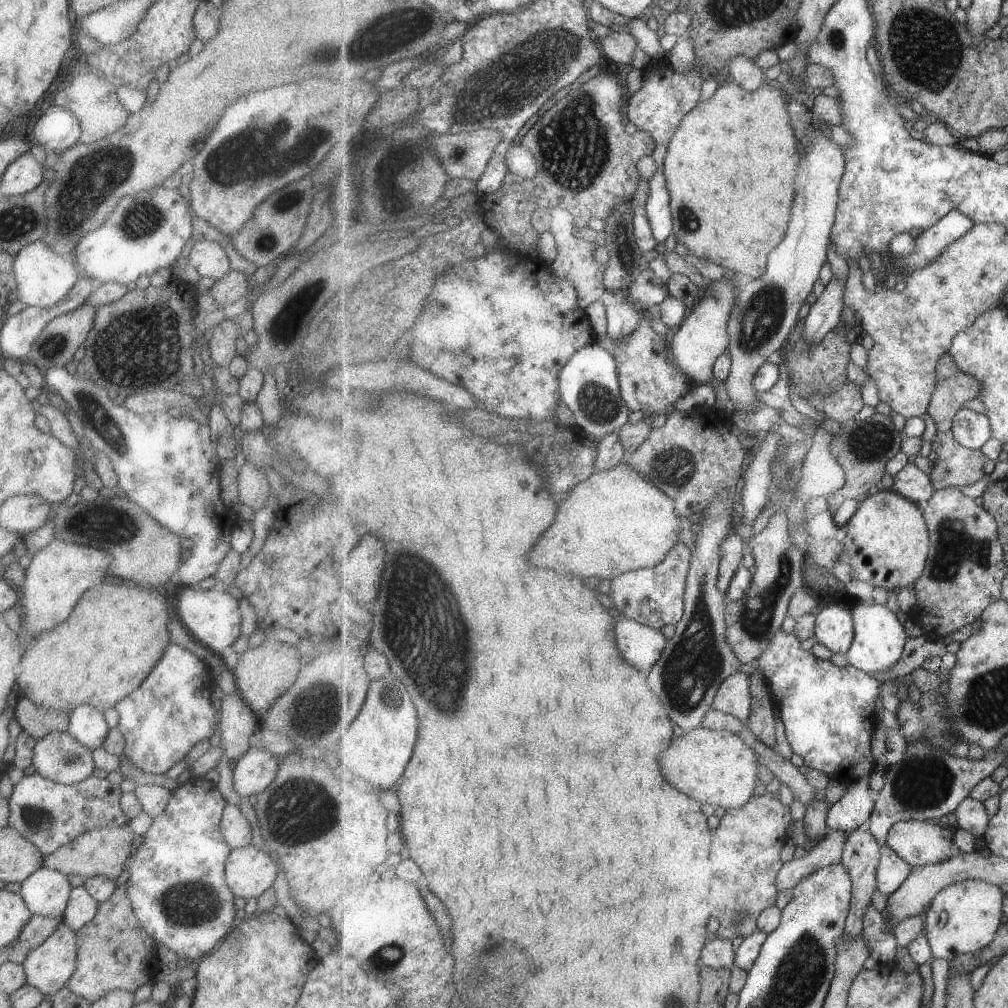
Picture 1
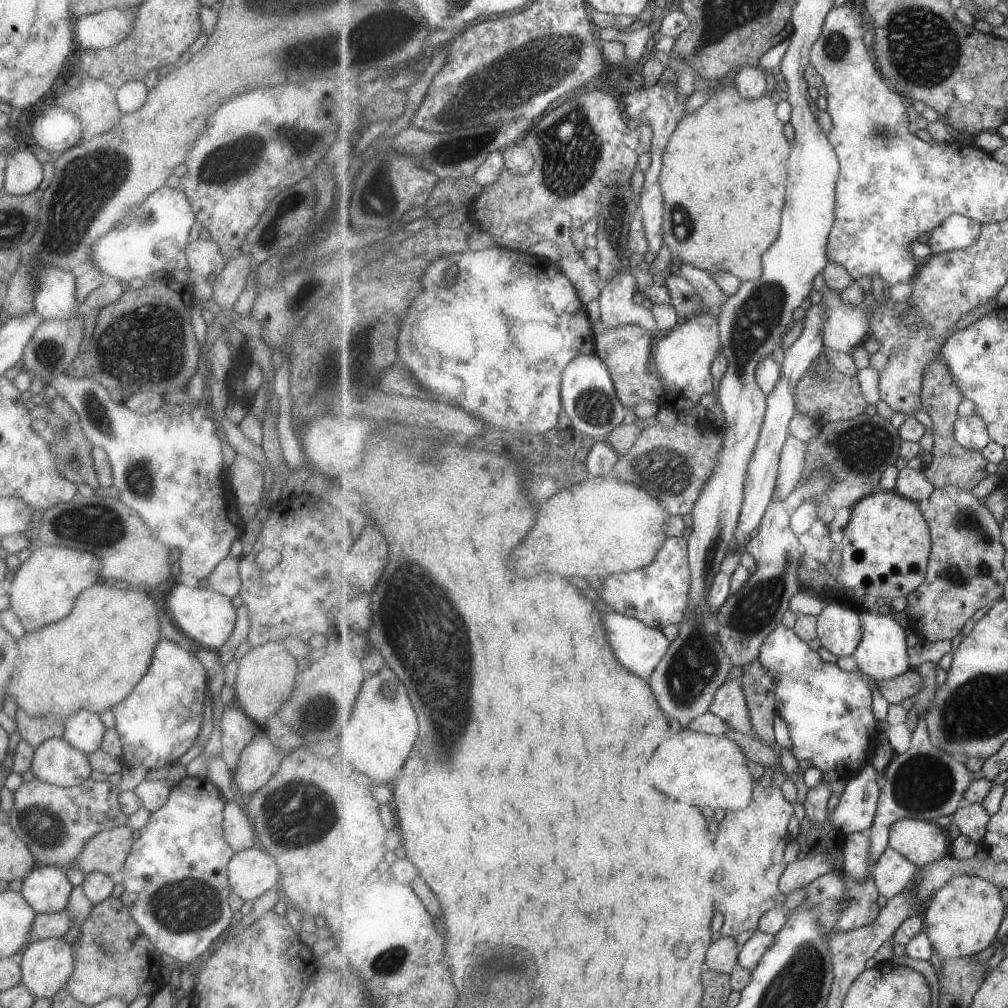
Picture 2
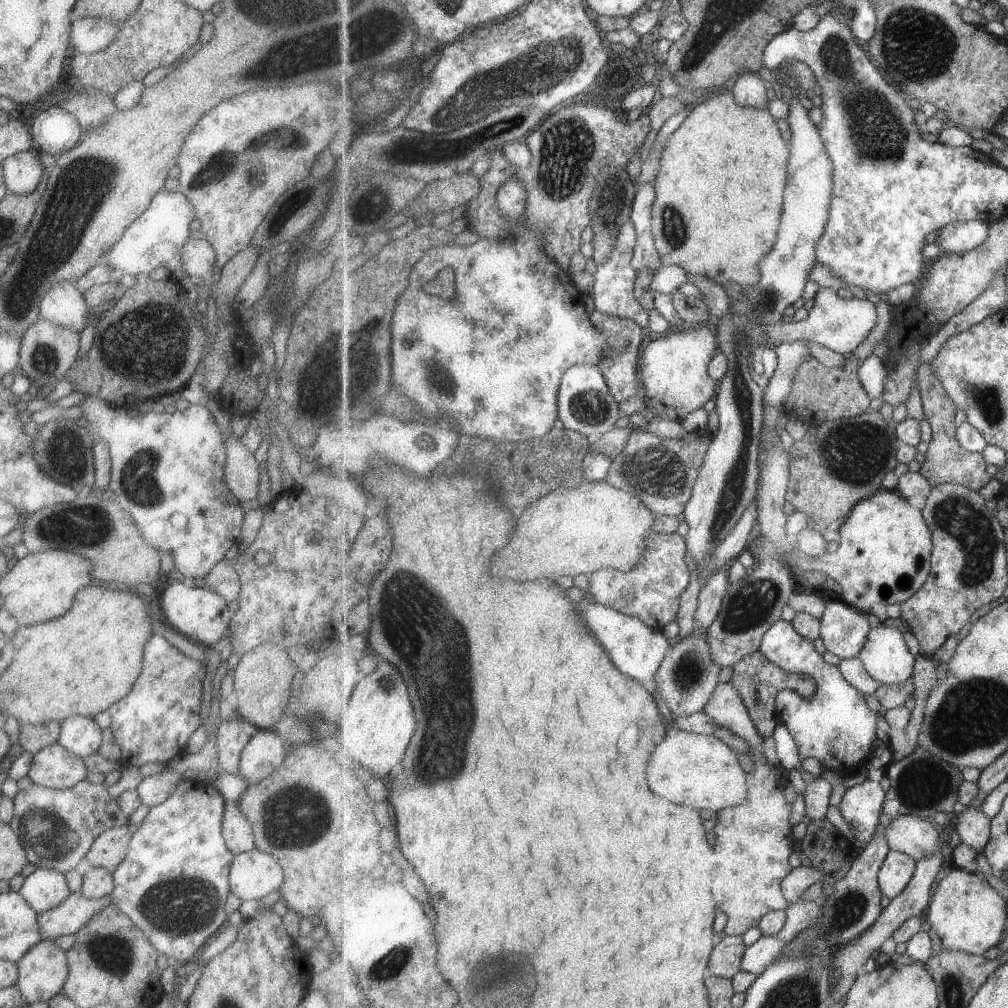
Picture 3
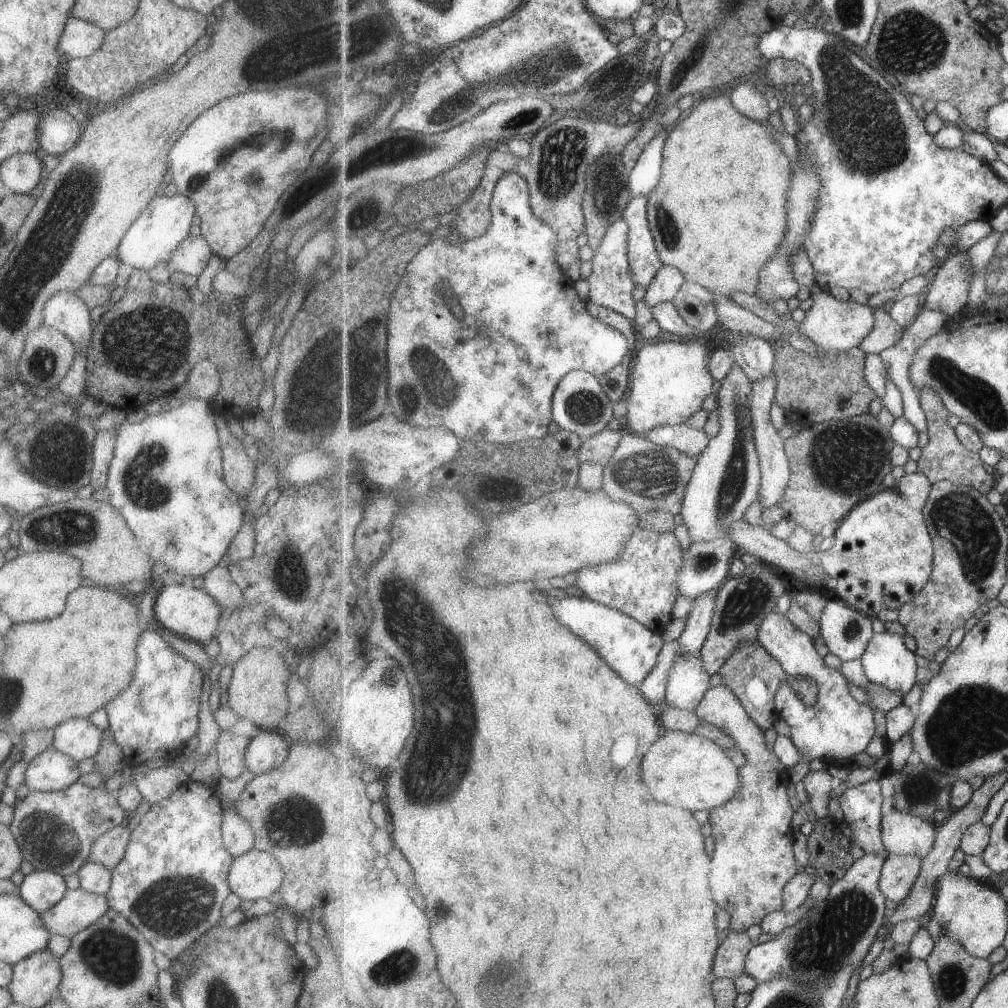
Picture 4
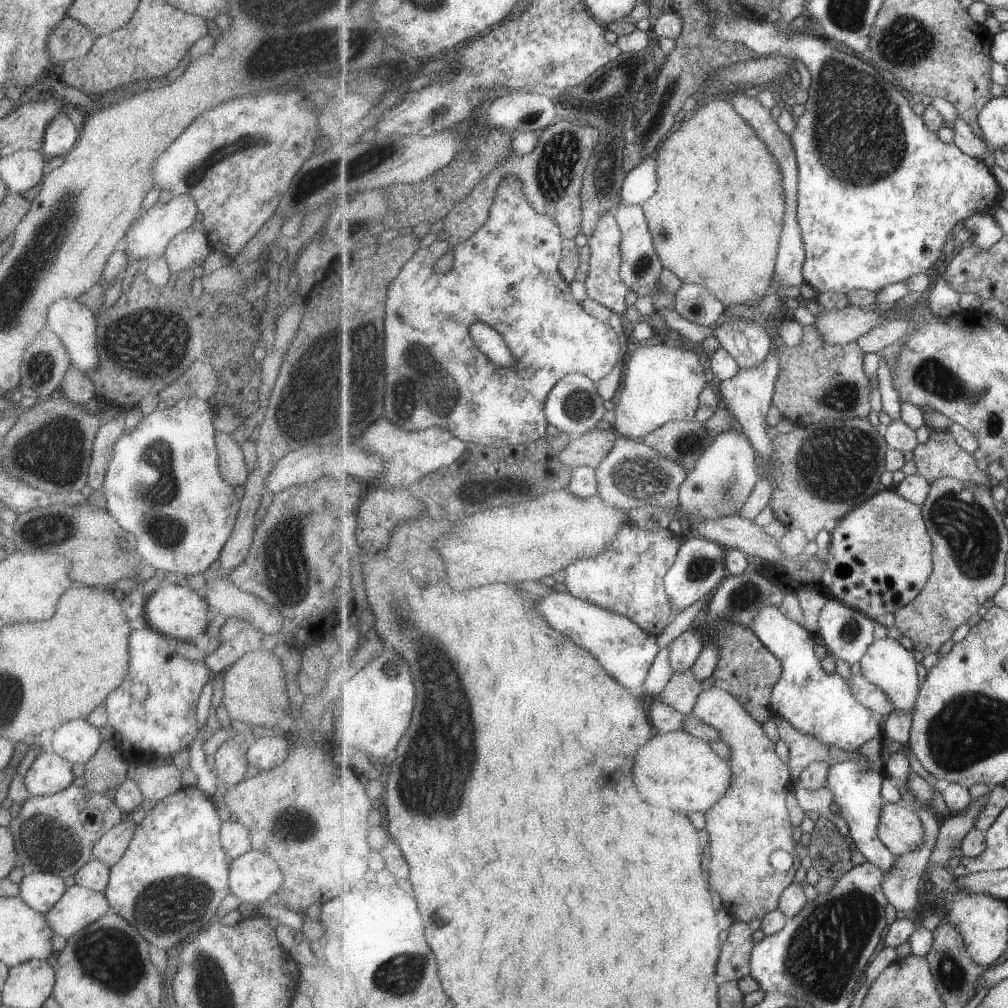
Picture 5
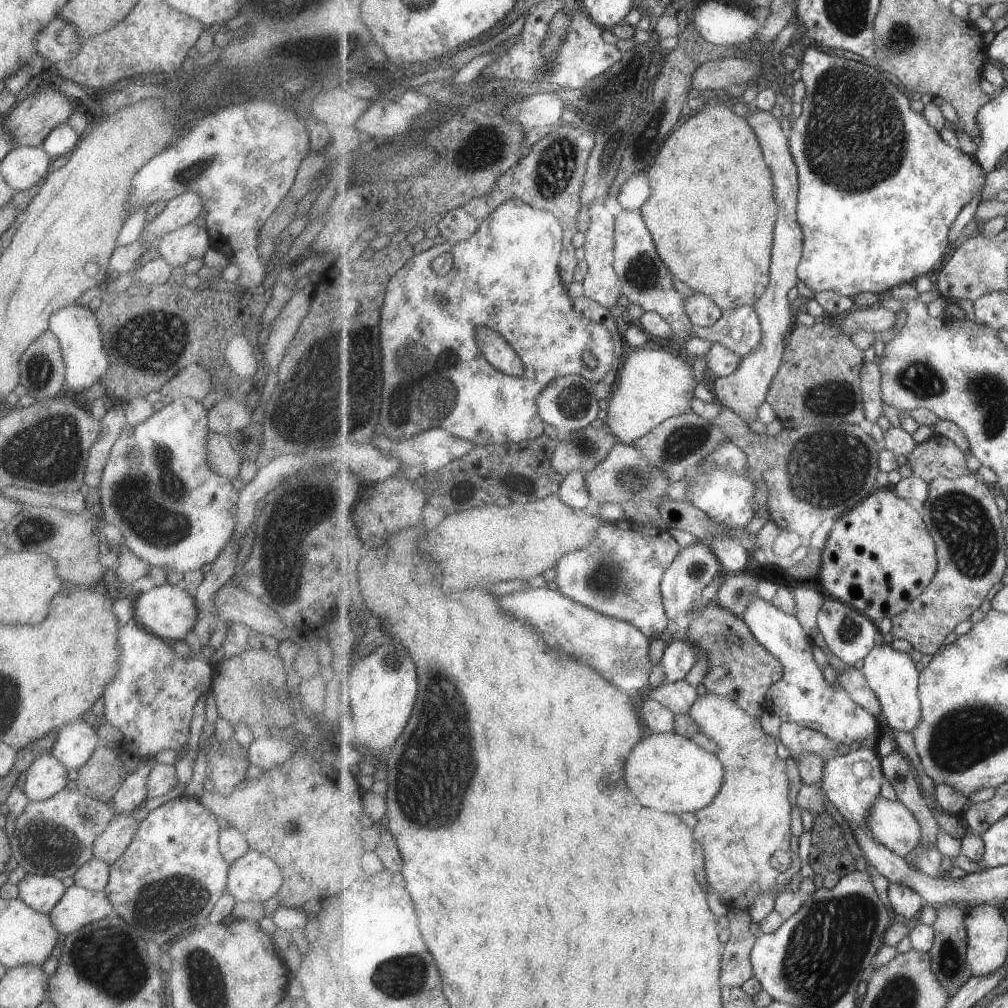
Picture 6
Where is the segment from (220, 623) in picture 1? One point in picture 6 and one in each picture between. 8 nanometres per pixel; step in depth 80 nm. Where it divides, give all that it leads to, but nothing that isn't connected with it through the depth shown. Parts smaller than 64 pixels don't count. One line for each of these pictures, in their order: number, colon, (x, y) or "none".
2: (206, 617)
3: (201, 615)
4: (192, 613)
5: (178, 612)
6: (168, 611)

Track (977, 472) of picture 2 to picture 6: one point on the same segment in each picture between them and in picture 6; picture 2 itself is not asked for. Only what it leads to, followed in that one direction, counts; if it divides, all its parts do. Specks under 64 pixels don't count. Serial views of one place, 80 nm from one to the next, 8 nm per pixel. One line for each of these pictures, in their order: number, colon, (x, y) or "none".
3: (946, 461)
4: (944, 457)
5: (942, 455)
6: (938, 456)

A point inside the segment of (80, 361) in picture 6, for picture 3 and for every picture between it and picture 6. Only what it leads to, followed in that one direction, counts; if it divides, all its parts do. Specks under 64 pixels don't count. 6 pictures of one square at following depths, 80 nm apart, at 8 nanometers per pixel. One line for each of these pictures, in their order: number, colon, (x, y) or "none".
3: (63, 305)
4: (65, 311)
5: (74, 323)

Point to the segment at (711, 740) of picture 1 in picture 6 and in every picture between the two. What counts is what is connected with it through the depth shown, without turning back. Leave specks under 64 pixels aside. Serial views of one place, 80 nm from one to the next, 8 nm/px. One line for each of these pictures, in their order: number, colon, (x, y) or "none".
2: (710, 770)
3: (701, 771)
4: (686, 769)
5: (677, 770)
6: (670, 771)

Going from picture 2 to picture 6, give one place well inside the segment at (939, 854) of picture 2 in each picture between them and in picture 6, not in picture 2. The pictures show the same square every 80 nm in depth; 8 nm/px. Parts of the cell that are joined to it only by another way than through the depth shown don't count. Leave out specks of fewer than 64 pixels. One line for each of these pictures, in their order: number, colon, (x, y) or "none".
3: (920, 838)
4: (903, 833)
5: (901, 828)
6: (893, 824)

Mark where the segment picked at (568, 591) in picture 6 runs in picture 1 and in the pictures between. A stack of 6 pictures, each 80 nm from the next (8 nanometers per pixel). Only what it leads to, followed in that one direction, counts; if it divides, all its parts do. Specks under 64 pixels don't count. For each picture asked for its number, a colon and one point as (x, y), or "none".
1: (655, 597)
2: (658, 594)
3: (651, 590)
4: (643, 583)
5: (632, 582)

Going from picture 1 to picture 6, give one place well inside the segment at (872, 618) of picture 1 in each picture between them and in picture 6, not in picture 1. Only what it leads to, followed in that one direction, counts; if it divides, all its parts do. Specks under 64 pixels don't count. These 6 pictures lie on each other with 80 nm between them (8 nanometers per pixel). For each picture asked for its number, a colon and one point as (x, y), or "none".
2: (882, 654)
3: (886, 657)
4: (887, 661)
5: (892, 667)
6: (892, 674)

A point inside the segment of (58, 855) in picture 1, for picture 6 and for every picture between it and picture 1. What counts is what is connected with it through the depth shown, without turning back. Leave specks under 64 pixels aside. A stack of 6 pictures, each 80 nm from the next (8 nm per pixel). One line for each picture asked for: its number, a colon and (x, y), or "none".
2: (105, 852)
3: (107, 850)
4: (108, 849)
5: (108, 849)
6: (108, 846)

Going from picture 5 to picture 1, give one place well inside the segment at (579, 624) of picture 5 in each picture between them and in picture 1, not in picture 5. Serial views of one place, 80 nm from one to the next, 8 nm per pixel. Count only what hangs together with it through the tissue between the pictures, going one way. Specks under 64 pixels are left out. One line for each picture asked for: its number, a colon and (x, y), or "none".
1: (643, 645)
2: (641, 647)
3: (639, 650)
4: (631, 648)

